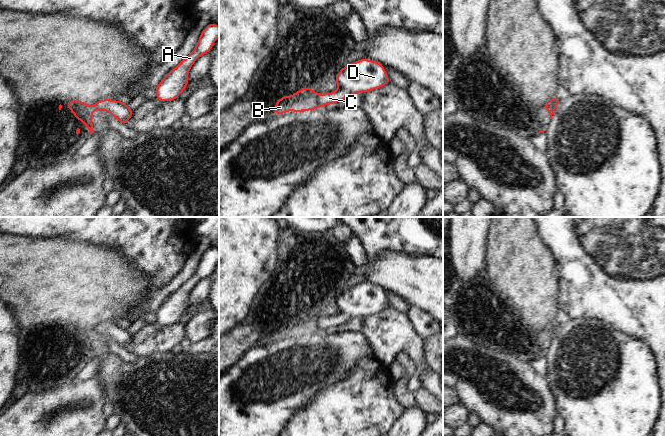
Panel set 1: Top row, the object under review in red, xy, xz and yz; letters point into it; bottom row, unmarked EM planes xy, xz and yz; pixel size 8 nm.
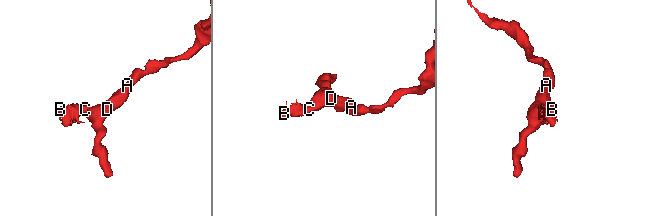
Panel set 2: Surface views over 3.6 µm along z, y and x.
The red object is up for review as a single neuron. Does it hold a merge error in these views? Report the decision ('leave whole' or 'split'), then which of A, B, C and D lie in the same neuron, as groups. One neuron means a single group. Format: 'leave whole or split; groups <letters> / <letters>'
split; groups A C D / B

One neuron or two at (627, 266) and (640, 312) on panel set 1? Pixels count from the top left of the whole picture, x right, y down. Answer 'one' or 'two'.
one

